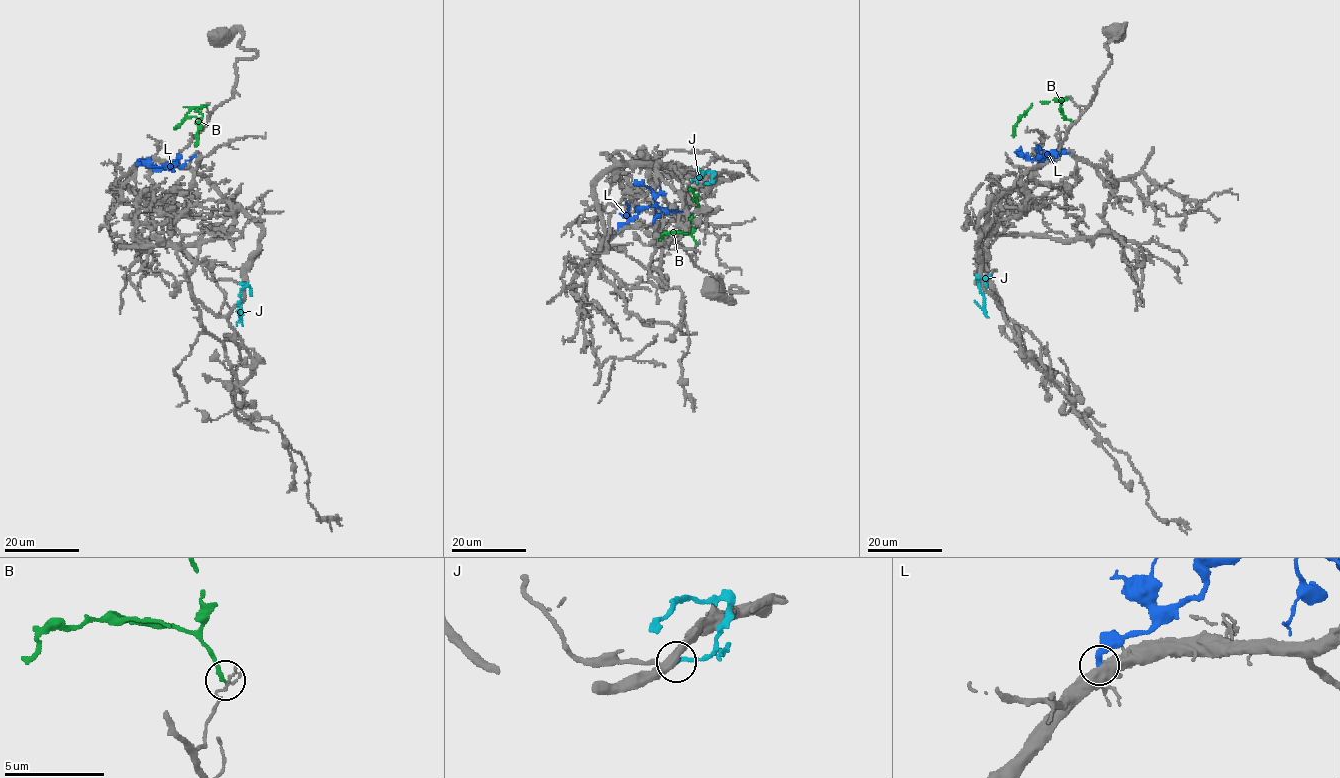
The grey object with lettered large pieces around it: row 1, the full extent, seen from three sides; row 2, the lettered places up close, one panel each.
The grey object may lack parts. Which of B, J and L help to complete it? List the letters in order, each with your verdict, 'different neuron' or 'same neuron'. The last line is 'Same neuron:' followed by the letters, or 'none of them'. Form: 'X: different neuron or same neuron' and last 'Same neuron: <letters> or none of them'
B: different neuron
J: same neuron
L: different neuron
Same neuron: J

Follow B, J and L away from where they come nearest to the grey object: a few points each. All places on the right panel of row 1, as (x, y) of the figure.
B: (1068, 97), (1032, 104), (1021, 115), (1014, 136)
J: (990, 275), (977, 277), (983, 308), (974, 299)
L: (1068, 153), (1033, 160), (1020, 157), (1020, 150)

